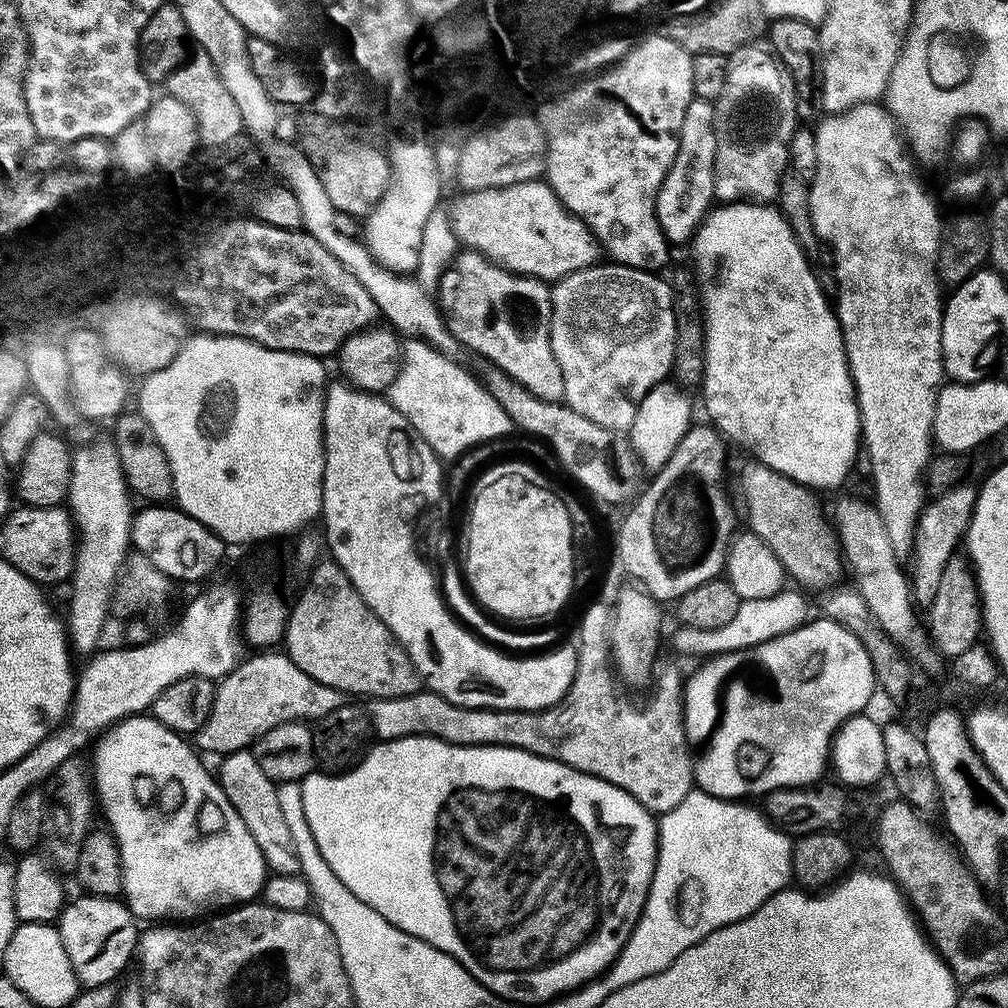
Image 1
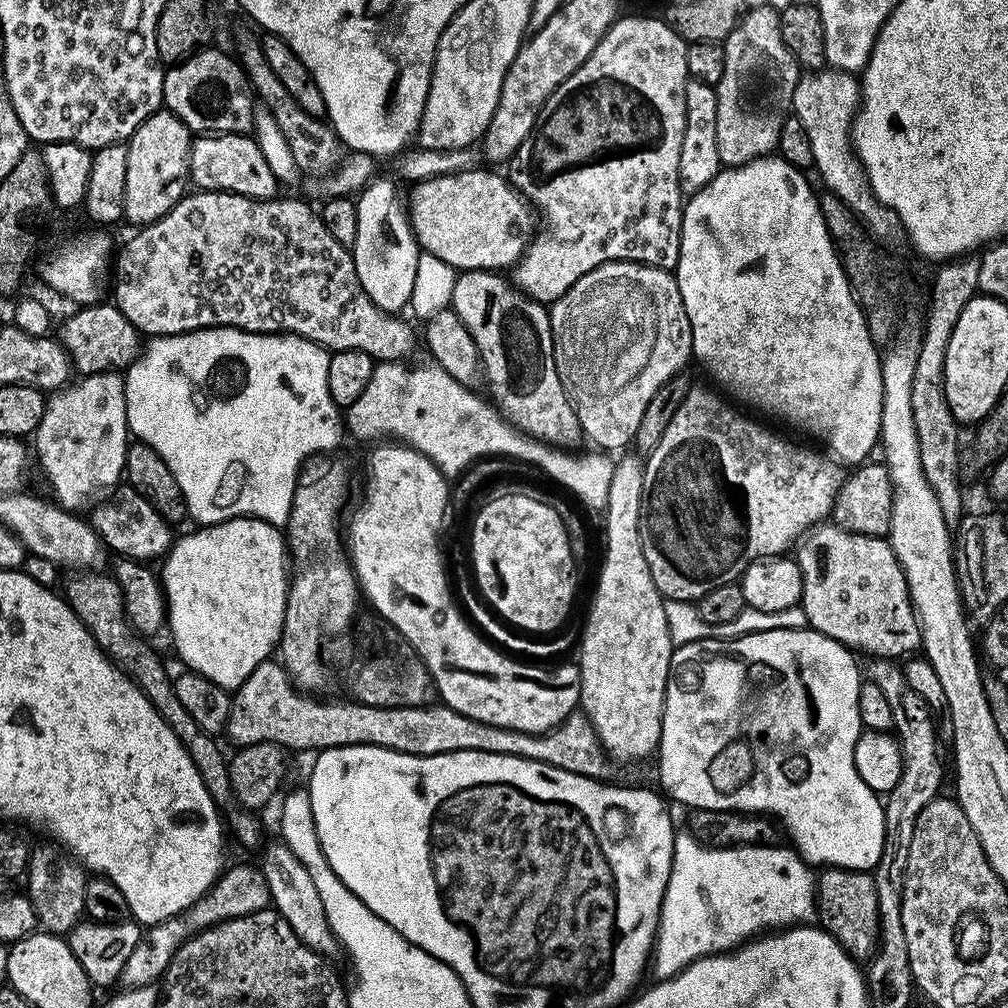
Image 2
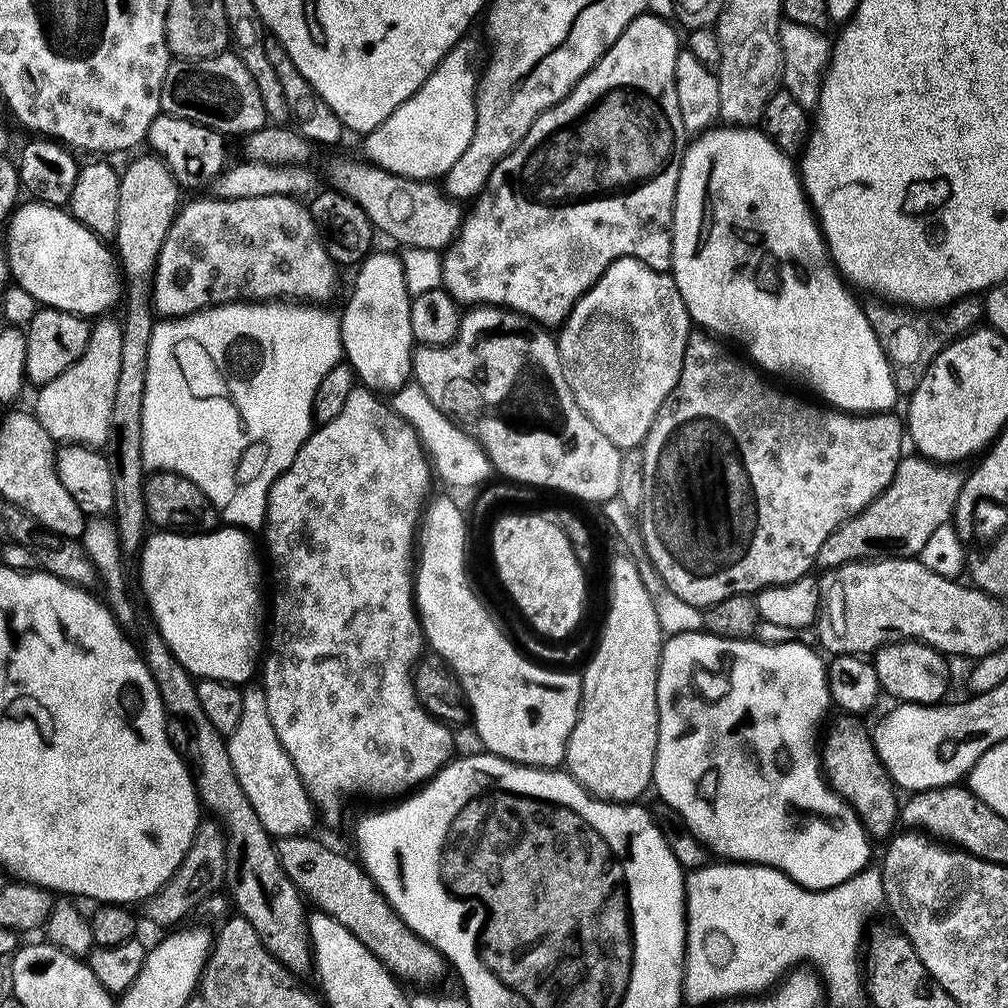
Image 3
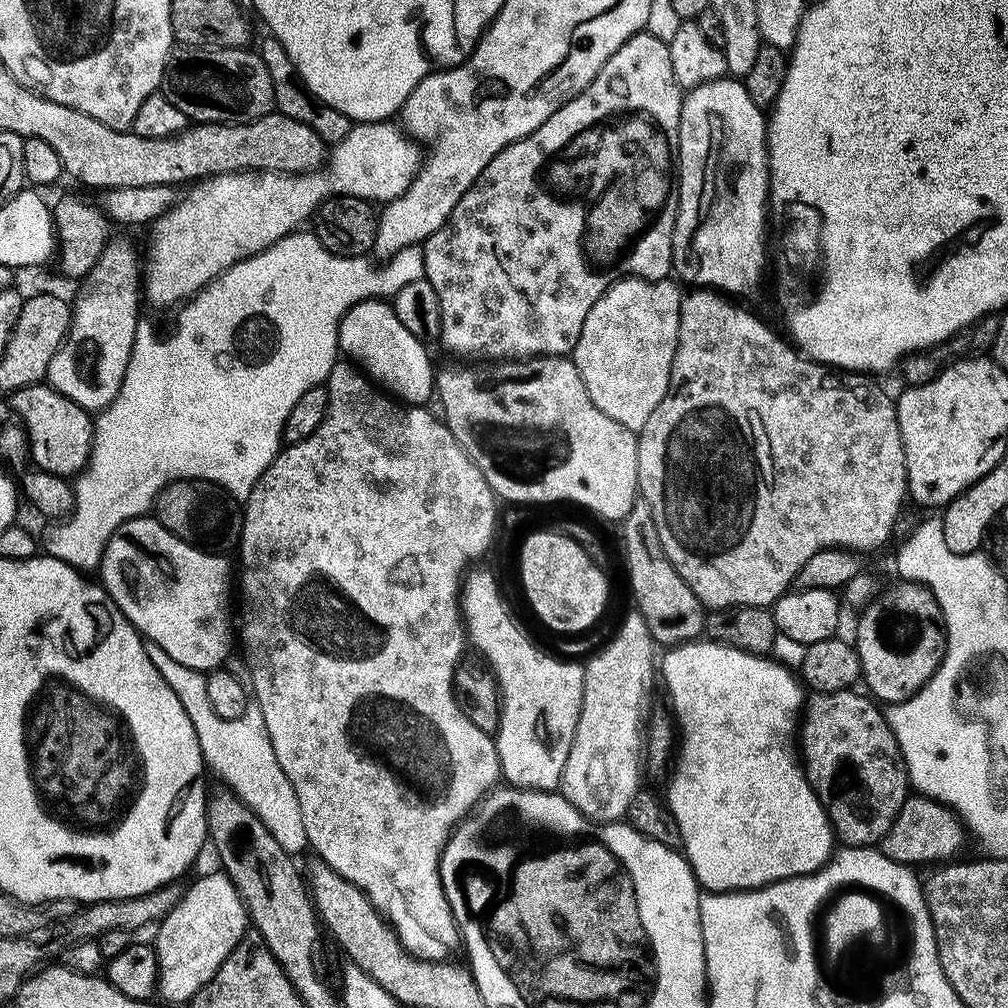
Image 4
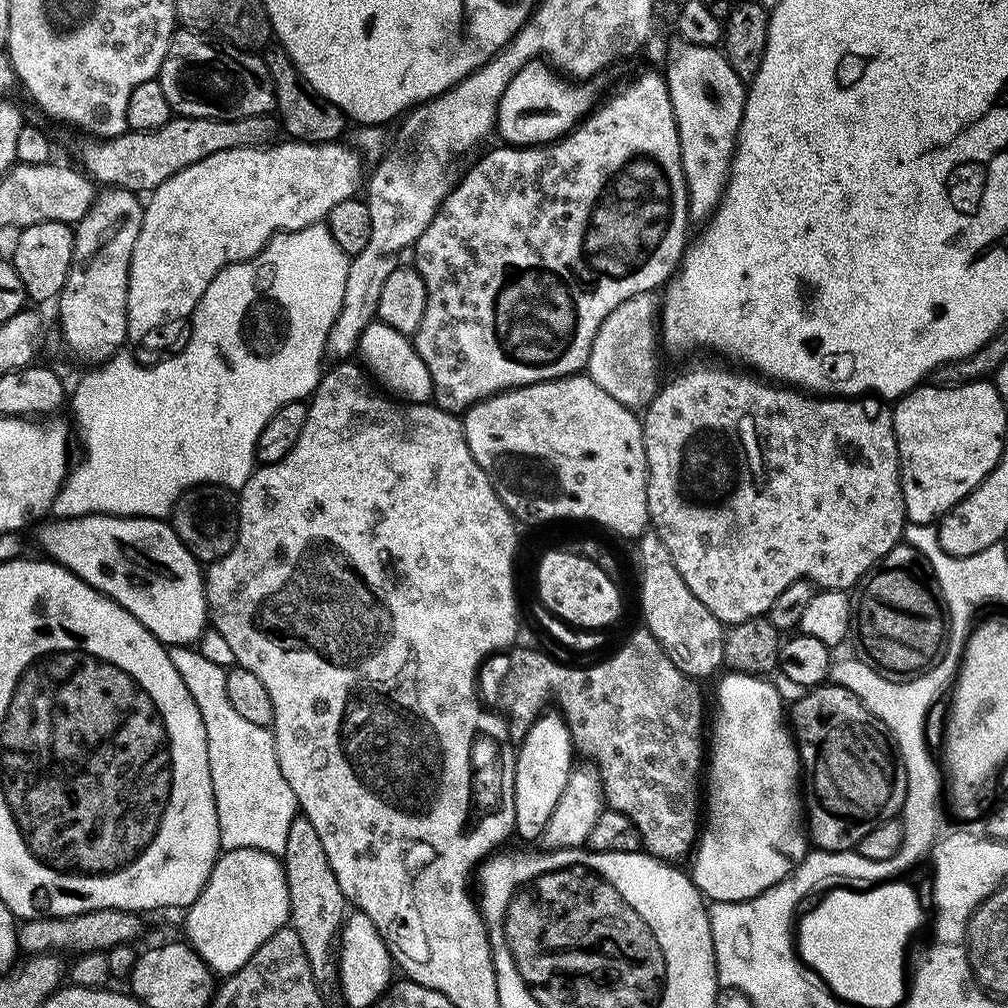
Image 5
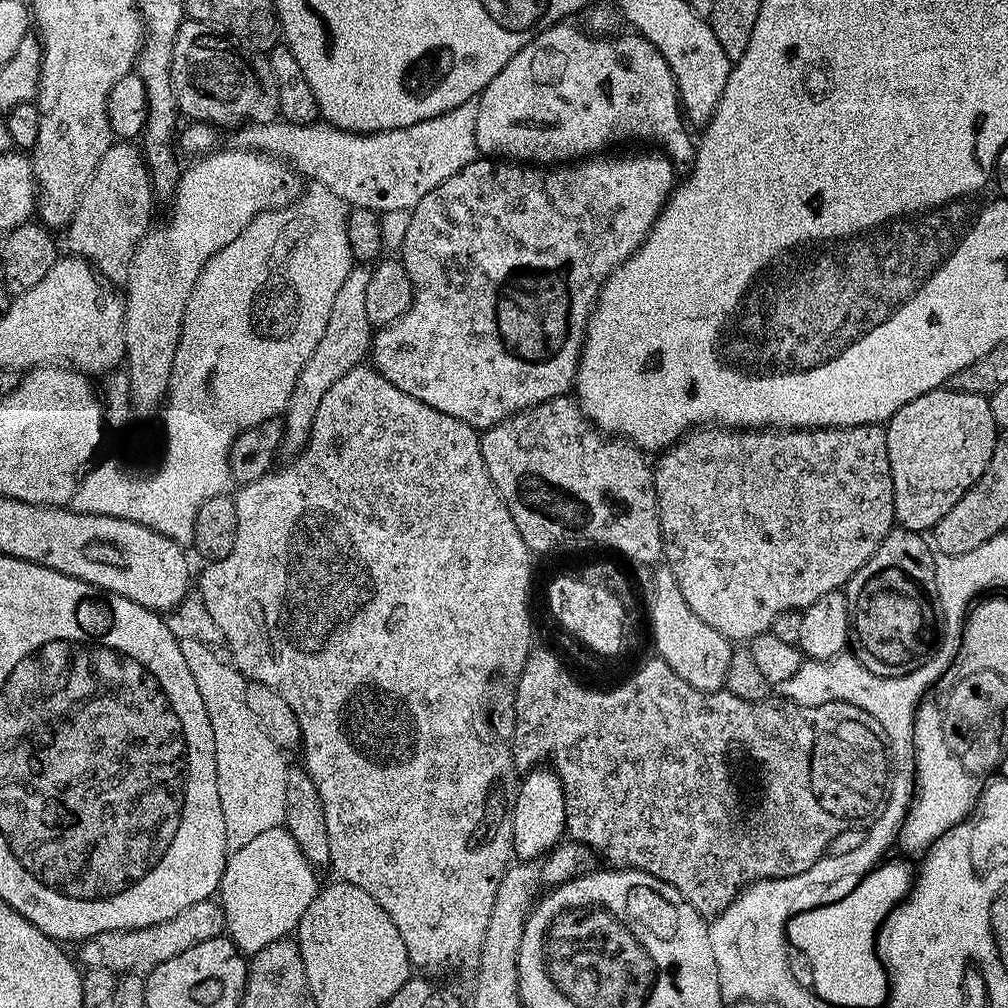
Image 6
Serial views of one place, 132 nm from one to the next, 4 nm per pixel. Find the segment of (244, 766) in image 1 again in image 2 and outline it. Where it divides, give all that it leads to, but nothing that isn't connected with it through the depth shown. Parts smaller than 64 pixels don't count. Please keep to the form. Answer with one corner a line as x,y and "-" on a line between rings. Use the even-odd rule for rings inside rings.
282,842
275,843
265,843
262,848
264,857
258,860
258,866
266,874
266,882
270,886
271,907
279,912
282,918
286,918
286,922
290,922
294,934
298,934
298,938
306,946
310,946
310,950
319,952
325,958
332,958
332,955
338,952
338,945
336,936
328,925
326,909
322,906
318,886
314,886
314,878
310,878
310,870
302,866
300,859

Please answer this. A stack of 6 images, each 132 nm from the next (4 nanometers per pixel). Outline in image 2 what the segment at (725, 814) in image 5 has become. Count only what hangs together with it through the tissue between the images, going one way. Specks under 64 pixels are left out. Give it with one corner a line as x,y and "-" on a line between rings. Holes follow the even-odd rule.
810,627
751,632
749,636
740,636
736,640
695,640
673,647
658,749
661,784
659,787
669,797
672,795
678,803
685,804
685,809
688,810
705,808
715,812
751,812
775,818
781,829
786,830
786,836
792,839
789,840
791,847
795,848
809,865
849,868
859,872
874,869
882,855
884,805
881,797
874,790
870,790
866,782
862,782
854,766
854,750
862,731
858,714
858,690
862,683
862,668
856,665
855,658
857,659
844,645
834,642
834,638
826,638
826,634
815,632

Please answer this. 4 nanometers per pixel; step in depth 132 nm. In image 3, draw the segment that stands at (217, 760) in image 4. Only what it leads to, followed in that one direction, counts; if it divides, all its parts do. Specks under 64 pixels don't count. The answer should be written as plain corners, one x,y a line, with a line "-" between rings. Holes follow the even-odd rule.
256,686
253,692
245,693
242,718
227,742
234,774
238,774
238,782
246,798
250,798
250,806
254,806
264,829
274,838
307,833
314,817
314,805
308,799
302,778
298,778
298,770
294,770
294,762
290,762
286,750
282,750
278,742
278,734
274,734
263,687

